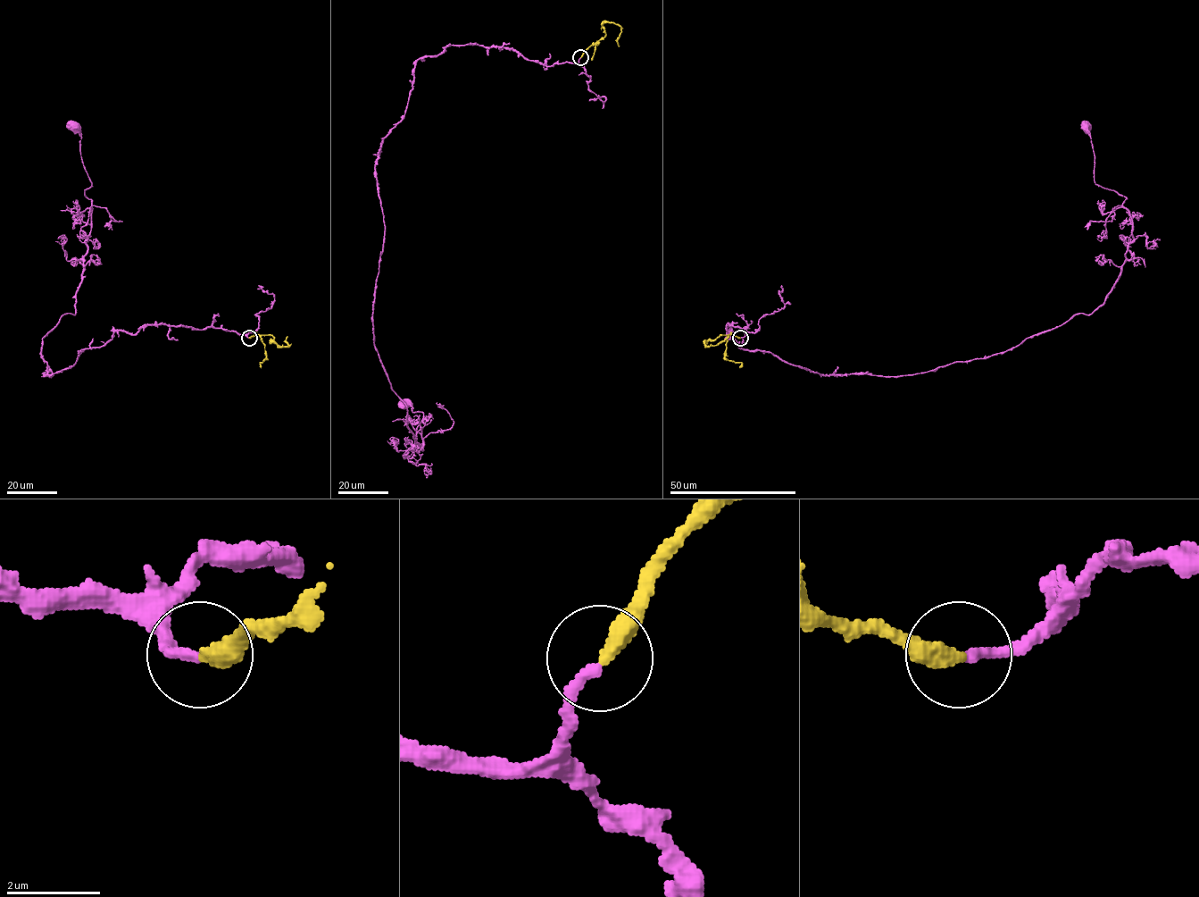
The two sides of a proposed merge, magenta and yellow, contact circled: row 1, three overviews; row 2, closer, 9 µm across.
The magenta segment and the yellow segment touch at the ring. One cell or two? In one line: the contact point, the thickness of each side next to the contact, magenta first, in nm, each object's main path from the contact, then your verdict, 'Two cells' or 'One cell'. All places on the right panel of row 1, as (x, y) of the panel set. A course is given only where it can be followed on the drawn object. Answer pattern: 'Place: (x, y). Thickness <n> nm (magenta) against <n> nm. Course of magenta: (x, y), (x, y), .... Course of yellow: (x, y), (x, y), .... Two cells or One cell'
Place: (740, 338). Thickness 220 nm (magenta) against 380 nm. Course of magenta: (740, 338), (728, 325), (739, 347), (821, 374), (895, 376), (1092, 314), (1133, 238), (1085, 126). Course of yellow: (740, 338), (720, 335), (707, 340), (704, 346), (715, 346), (728, 336). One cell

